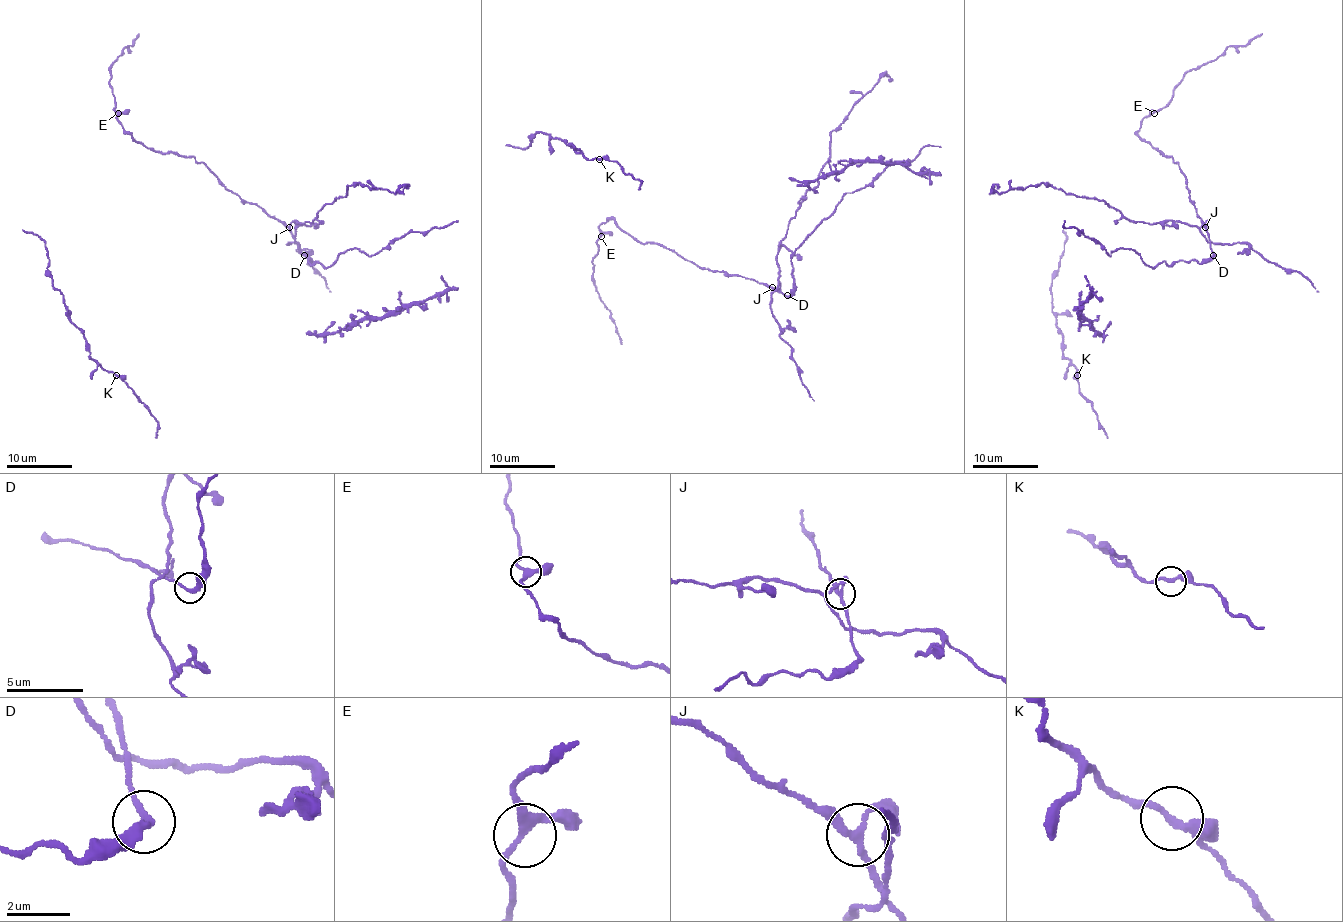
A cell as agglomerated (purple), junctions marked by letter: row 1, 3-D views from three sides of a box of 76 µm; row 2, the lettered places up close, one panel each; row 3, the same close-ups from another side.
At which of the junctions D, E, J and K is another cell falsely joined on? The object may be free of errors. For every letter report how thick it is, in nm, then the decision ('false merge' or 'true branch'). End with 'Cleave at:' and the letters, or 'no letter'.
D: 240 nm | true branch
E: 240 nm | true branch
J: 200 nm | false merge
K: 240 nm | true branch
Cleave at: J

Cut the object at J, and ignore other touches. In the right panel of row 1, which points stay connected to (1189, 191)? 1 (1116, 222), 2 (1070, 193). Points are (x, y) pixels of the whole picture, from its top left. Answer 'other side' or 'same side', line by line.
1: other side
2: other side

